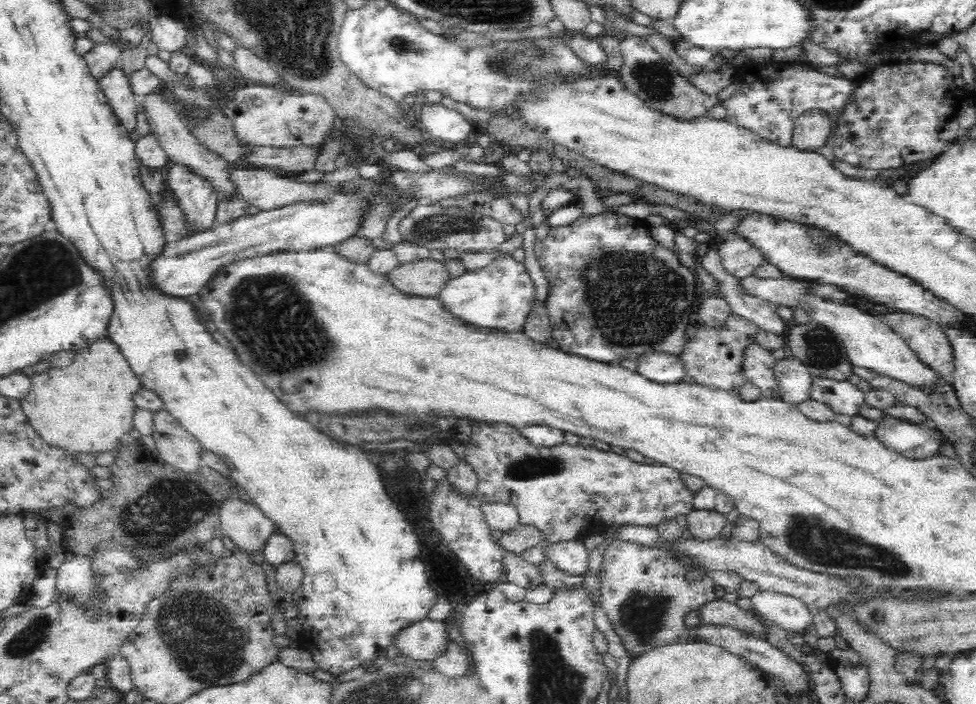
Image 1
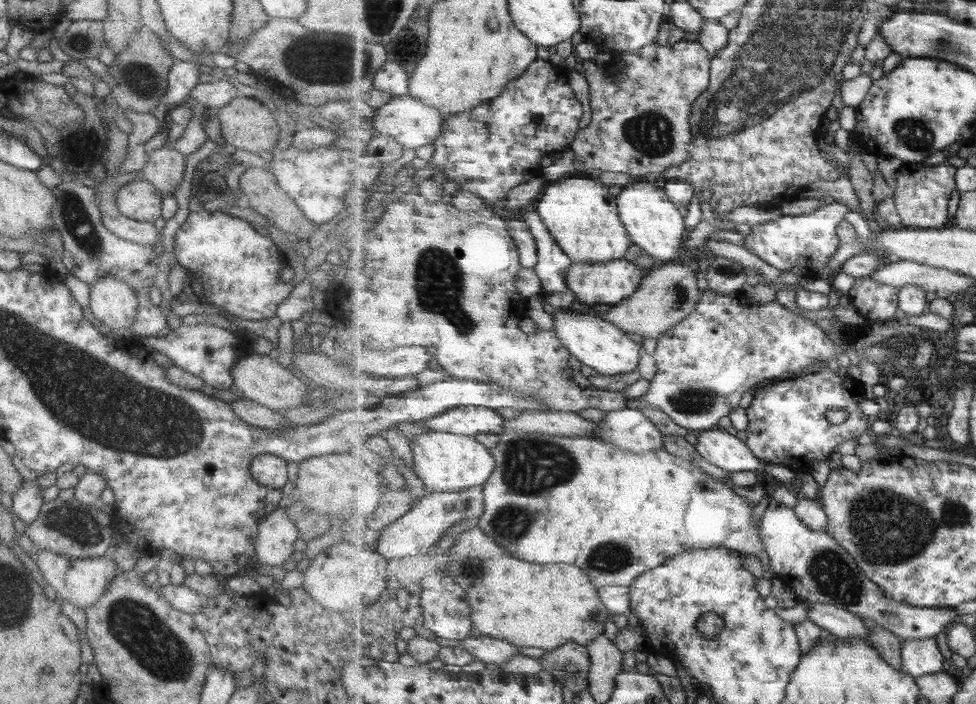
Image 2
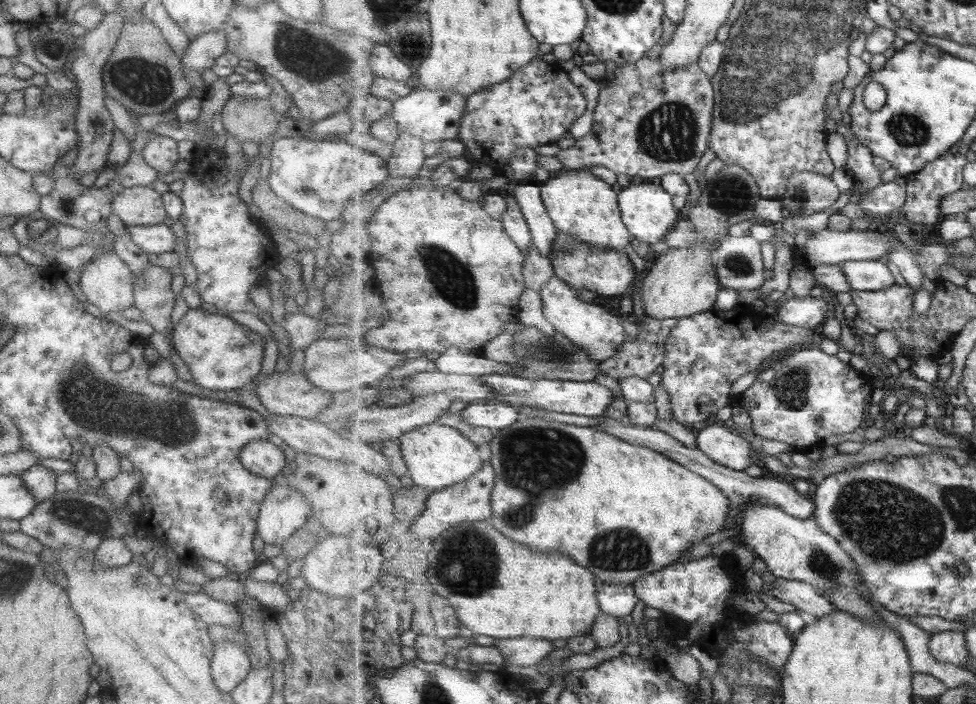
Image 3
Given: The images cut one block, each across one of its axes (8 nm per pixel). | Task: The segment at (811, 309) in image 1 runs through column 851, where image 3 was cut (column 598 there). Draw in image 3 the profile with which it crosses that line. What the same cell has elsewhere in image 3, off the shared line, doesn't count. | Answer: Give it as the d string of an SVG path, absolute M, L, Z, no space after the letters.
M555 275L540 292L547 320L552 322L556 330L567 336L577 347L585 349L593 361L601 364L613 357L617 349L623 347L627 334L621 324L622 318L611 314L603 306L581 300L577 295L577 290L561 277Z

